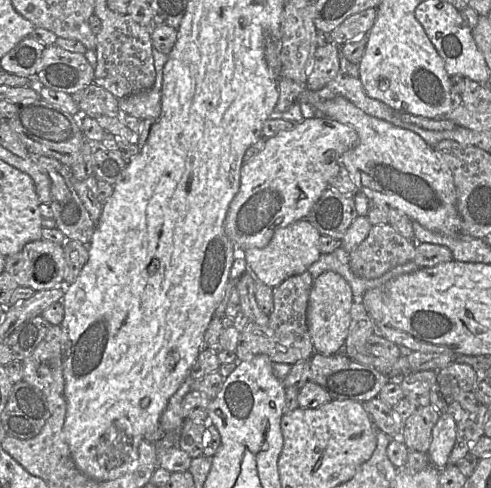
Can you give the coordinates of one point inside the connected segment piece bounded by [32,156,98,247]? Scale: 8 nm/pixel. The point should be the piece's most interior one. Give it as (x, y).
(73, 220)

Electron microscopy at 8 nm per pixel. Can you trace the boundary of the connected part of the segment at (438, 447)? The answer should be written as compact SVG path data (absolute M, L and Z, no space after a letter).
M444 412L440 414L432 429L432 437L428 456L437 468L444 468L449 464L449 456L453 450L457 437L457 423L453 417Z

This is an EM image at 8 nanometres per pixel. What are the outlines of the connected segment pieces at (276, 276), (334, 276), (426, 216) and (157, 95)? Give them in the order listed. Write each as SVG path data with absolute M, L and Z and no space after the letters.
M301 219L286 227L277 229L263 248L238 250L247 263L248 271L264 284L275 287L288 277L301 274L316 262L320 255L320 232L307 220Z
M326 271L313 280L307 308L307 321L316 352L325 355L341 352L349 331L350 310L353 302L351 286L340 274Z
M342 96L329 100L317 100L310 104L317 115L321 115L351 126L358 134L357 144L341 158L341 163L349 171L358 192L362 192L369 200L385 203L417 221L423 227L446 235L461 233L461 219L457 208L457 195L452 174L447 164L417 133L369 115L357 108Z
M148 90L119 99L122 114L134 116L140 120L157 120L162 112L161 91Z

